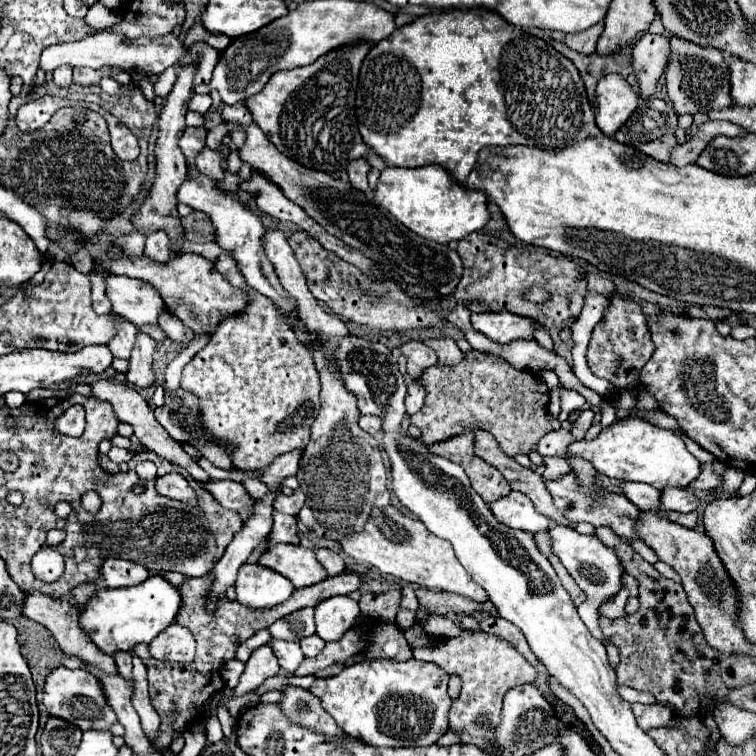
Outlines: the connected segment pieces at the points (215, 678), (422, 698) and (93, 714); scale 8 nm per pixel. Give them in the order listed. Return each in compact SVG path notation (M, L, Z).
M352 572L346 574L338 574L338 576L328 576L322 582L308 586L308 588L298 588L284 604L278 604L274 608L266 608L266 610L250 610L248 606L242 606L240 602L230 602L226 596L222 598L222 602L218 604L216 612L206 614L206 610L202 608L202 596L204 592L210 588L212 584L212 574L202 576L202 578L188 578L190 582L186 582L184 586L180 586L180 594L182 594L182 608L178 612L176 624L186 626L194 638L196 638L196 656L192 662L180 664L180 662L164 662L160 664L156 658L150 656L148 646L146 644L138 644L134 646L134 654L138 658L142 658L142 662L148 668L148 682L150 682L150 698L152 698L152 706L156 708L156 712L162 716L162 726L160 726L160 734L154 740L154 746L160 748L168 748L172 742L172 730L184 730L188 726L188 722L192 722L204 708L206 700L210 696L214 696L224 684L222 678L218 674L220 666L234 658L236 648L250 638L254 632L268 628L272 622L276 622L278 618L298 610L298 608L306 608L306 606L316 606L318 602L322 602L324 598L330 596L338 596L338 594L352 594L354 590L358 590L364 584L364 578Z
M364 660L330 678L318 678L310 688L330 710L338 726L372 746L430 746L448 732L446 712L452 698L446 692L448 674L428 662Z
M60 666L58 670L52 670L52 674L46 678L44 684L44 706L48 710L48 714L70 720L72 724L76 724L80 730L110 730L112 724L118 722L114 710L110 710L110 704L106 702L106 696L102 694L102 686L98 686L98 678L94 678L94 674L90 674L88 670L70 670Z

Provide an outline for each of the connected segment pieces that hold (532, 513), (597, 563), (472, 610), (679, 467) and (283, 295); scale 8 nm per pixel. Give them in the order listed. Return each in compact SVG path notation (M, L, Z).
M512 490L506 498L492 502L490 510L502 524L520 528L524 532L536 534L536 532L544 532L552 526L550 518L546 518L544 514L538 514L538 510L534 510L534 504L530 502L530 498L526 498L522 492Z
M554 526L554 528L548 530L548 534L550 534L550 540L552 540L552 552L562 560L564 568L570 572L570 576L576 580L576 584L588 596L586 602L578 608L578 614L580 614L582 622L586 624L592 636L604 644L610 665L614 668L620 661L619 652L613 644L605 643L600 630L598 608L600 608L600 602L604 602L608 596L612 596L620 590L620 576L622 576L620 562L618 562L614 550L604 546L596 536L580 534L570 526Z
M418 588L416 596L418 596L419 602L419 609L415 616L416 620L434 614L448 614L448 612L466 614L466 616L474 616L476 612L478 614L486 612L490 616L498 616L498 612L494 610L494 604L490 600L484 602L484 604L476 604L470 598L454 596L454 594L448 594L448 592L436 592L436 590L428 590L428 588Z
M626 418L608 426L594 440L572 442L568 454L590 460L598 474L626 482L644 482L658 490L664 490L666 486L684 488L700 474L700 462L686 450L684 442L674 436L672 430L662 430L638 418Z
M186 128L182 138L180 138L180 148L182 148L182 152L186 156L186 162L190 166L188 166L188 176L186 176L184 184L178 188L178 202L184 202L184 204L192 206L194 210L202 210L202 212L206 212L212 218L212 224L216 228L216 242L220 244L220 248L226 248L226 250L232 252L232 256L236 258L236 262L240 266L240 272L244 274L244 278L250 284L250 288L254 288L260 294L268 296L284 314L292 314L294 316L294 330L296 330L298 342L302 342L302 344L312 342L314 338L310 334L304 334L304 326L298 320L294 298L290 298L288 292L284 292L284 288L278 282L278 276L274 274L274 266L270 262L266 262L266 254L262 252L262 244L260 244L260 238L264 234L264 226L262 226L260 218L256 214L252 214L248 208L244 208L234 196L224 194L214 182L210 182L208 176L204 176L196 168L194 156L202 150L204 140L206 140L206 130L204 128Z

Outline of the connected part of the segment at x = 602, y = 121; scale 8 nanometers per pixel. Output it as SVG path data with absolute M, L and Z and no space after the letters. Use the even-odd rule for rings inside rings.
M608 74L596 86L596 124L606 136L614 136L636 110L638 98L632 86L618 74Z

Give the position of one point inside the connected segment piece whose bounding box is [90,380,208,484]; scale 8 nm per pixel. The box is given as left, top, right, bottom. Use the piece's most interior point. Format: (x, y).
(129, 406)

